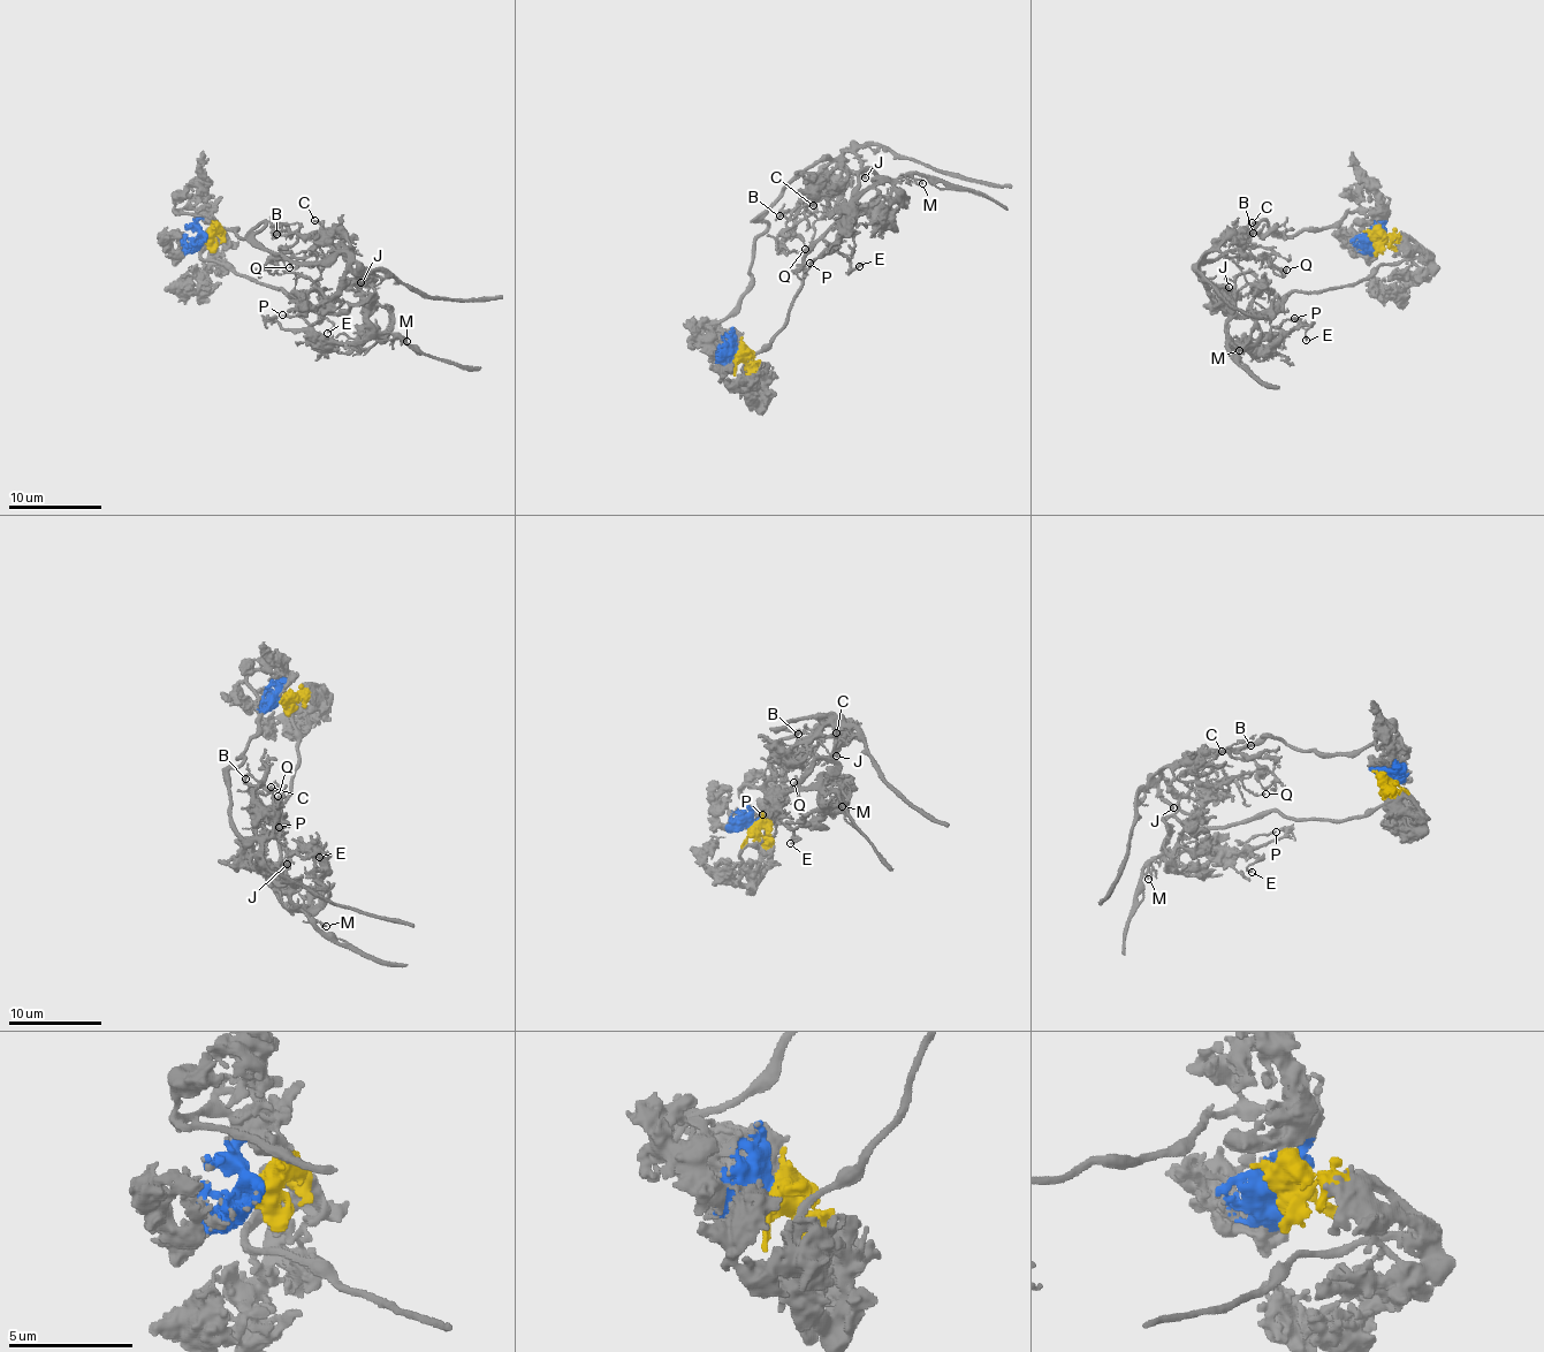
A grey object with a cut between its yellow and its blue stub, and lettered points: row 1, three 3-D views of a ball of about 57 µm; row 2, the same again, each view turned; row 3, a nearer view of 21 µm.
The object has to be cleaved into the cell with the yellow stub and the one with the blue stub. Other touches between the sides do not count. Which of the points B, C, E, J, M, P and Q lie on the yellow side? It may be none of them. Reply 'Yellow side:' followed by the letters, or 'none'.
Yellow side: E, M, P

